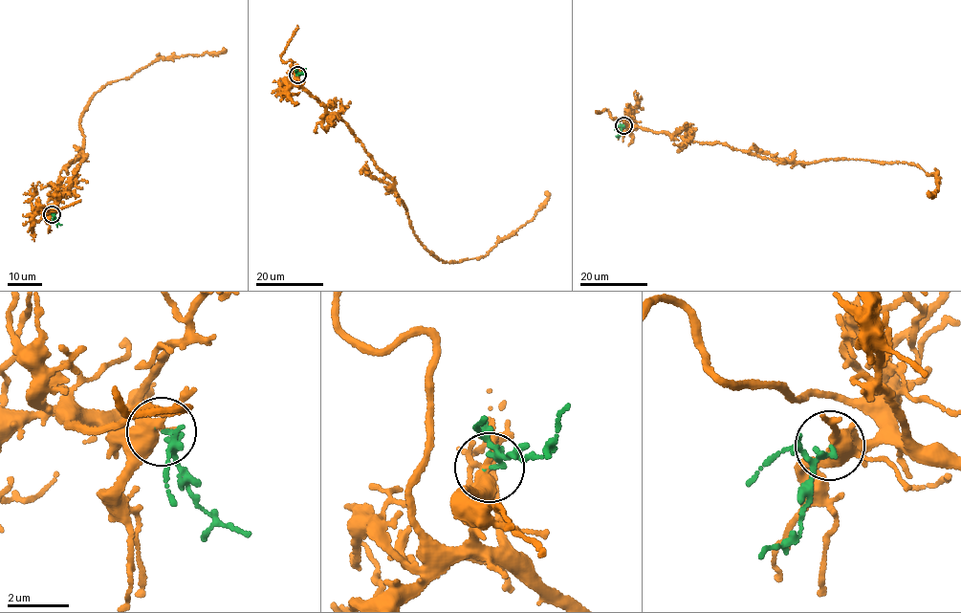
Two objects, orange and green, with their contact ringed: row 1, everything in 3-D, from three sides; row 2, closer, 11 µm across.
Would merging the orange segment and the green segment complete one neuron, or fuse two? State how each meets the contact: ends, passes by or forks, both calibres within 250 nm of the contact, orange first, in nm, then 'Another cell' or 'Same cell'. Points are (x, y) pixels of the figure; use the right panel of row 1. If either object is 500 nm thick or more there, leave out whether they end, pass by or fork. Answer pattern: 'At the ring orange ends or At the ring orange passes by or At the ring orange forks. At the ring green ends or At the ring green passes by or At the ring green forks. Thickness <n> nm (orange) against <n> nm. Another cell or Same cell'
At the ring orange passes by. At the ring green passes by. Thickness 380 nm (orange) against 130 nm. Same cell

